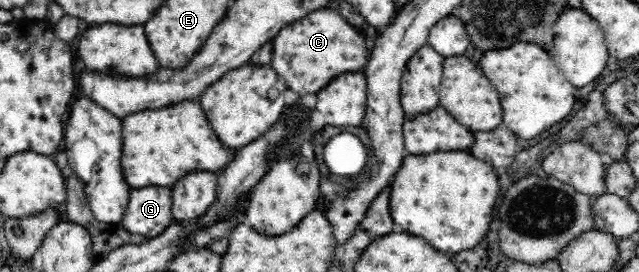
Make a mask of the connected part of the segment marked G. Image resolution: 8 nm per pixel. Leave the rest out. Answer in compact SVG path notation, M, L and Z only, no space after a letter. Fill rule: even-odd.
M146 186L140 190L132 190L129 201L127 202L126 212L123 214L121 223L124 229L132 234L141 234L148 239L160 234L171 223L175 222L172 212L172 193L168 186Z

